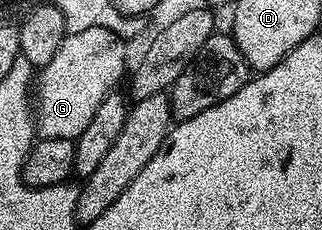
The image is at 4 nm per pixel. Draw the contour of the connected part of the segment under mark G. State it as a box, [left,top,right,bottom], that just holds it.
[35,27,127,138]

